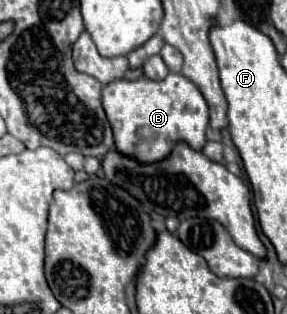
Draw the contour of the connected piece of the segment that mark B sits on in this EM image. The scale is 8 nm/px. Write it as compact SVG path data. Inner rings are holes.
M169 73L163 81L151 81L147 77L137 81L113 81L103 87L103 109L113 129L115 149L141 165L167 159L179 141L185 141L195 151L201 151L207 143L207 101L201 91L179 73Z

